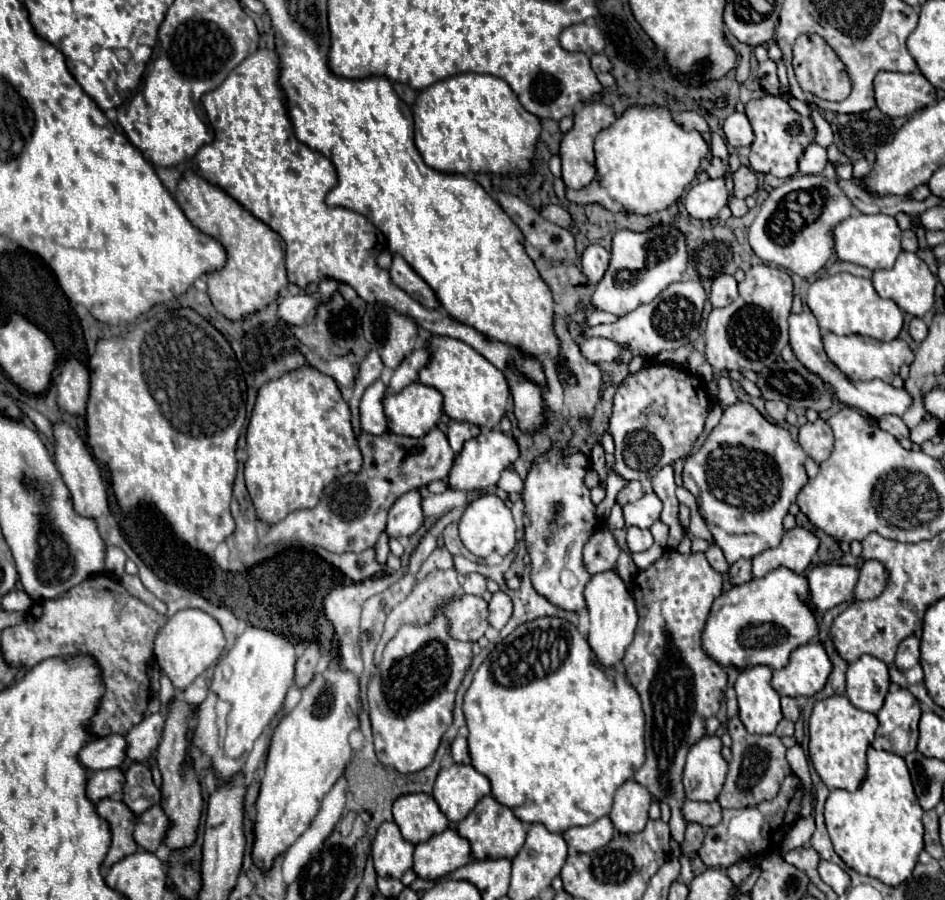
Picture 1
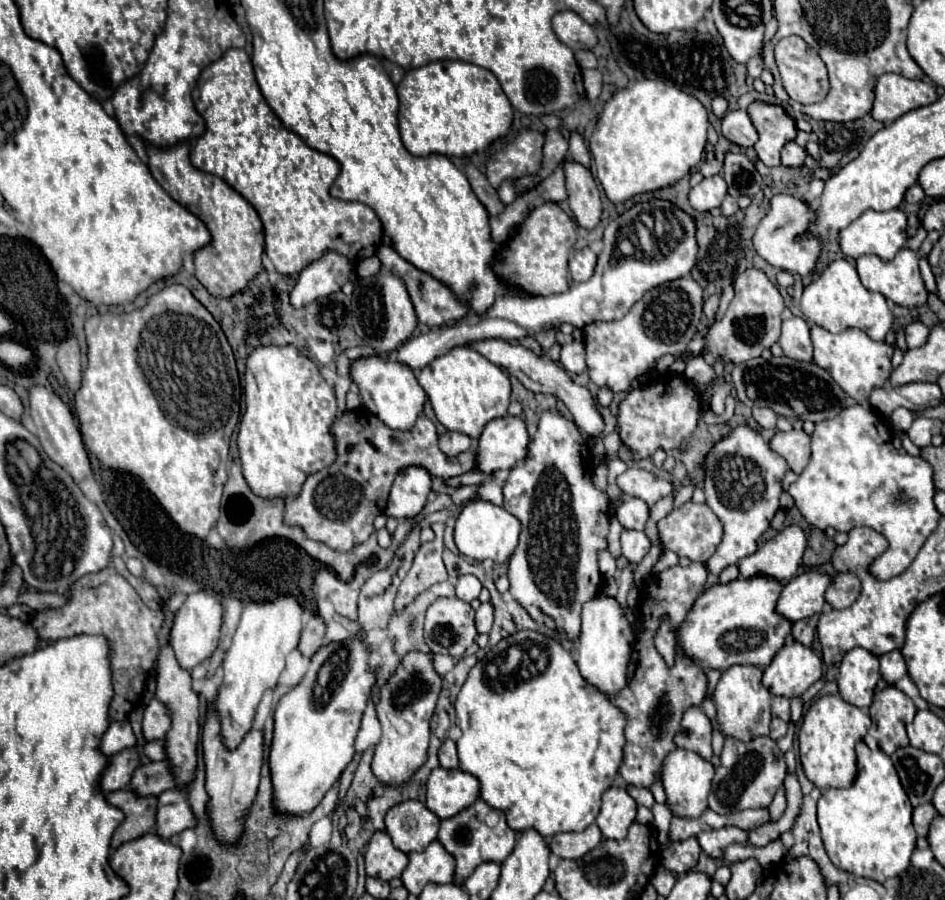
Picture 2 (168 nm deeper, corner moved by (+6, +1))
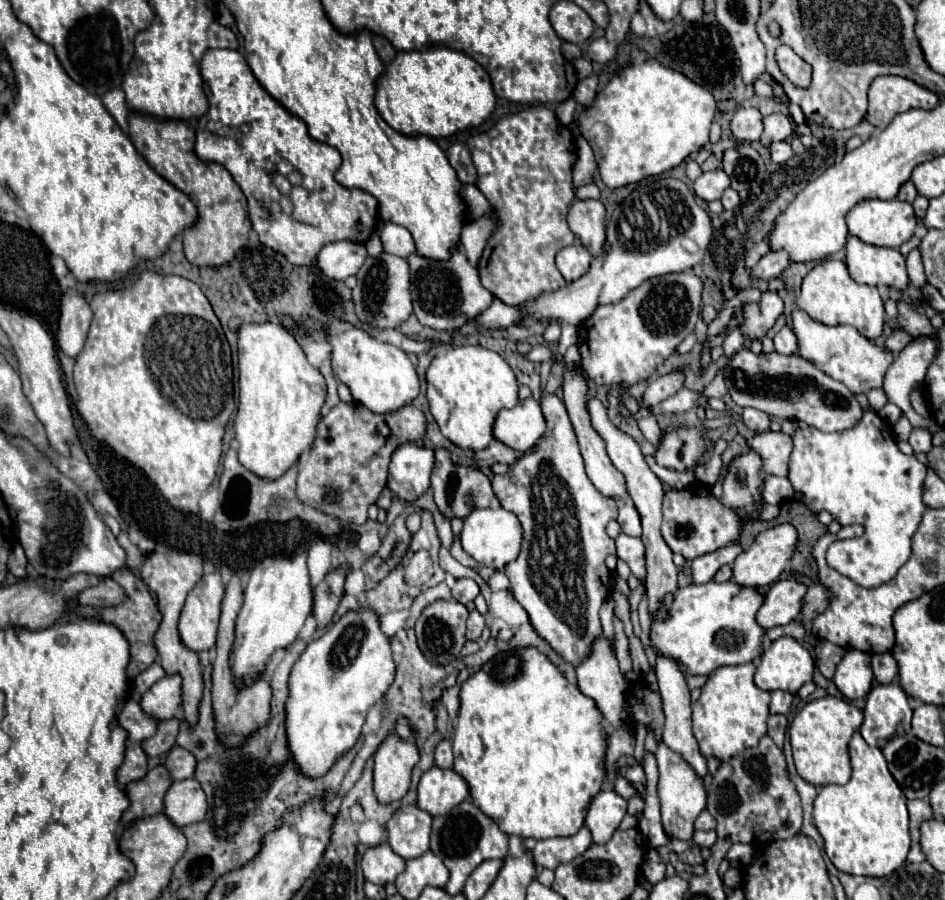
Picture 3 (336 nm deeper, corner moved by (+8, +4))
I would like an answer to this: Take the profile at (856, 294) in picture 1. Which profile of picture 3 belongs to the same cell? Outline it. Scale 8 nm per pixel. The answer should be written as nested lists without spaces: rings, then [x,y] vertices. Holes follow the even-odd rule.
[[[826,259],[820,261],[802,281],[802,293],[798,297],[798,307],[806,311],[814,321],[824,325],[852,325],[856,327],[864,337],[876,339],[882,335],[884,327],[884,305],[882,297],[876,287],[870,285],[858,285],[844,265],[844,261]]]

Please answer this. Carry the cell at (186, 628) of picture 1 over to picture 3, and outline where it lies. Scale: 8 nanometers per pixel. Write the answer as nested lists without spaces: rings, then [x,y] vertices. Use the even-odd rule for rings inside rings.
[[[210,573],[190,591],[182,615],[180,615],[180,637],[192,651],[212,649],[216,643],[220,603],[224,597],[224,583],[220,573]]]

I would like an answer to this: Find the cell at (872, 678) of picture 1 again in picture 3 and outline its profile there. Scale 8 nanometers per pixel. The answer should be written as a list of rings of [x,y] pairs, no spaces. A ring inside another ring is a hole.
[[[856,649],[848,651],[836,667],[834,683],[838,691],[850,701],[866,697],[868,691],[872,689],[872,681],[874,675],[870,667],[870,655],[864,651],[856,651]]]

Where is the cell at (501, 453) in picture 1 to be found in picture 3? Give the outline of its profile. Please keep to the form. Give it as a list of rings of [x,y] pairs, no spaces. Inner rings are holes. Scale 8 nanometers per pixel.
[[[528,397],[512,409],[502,409],[494,423],[494,437],[504,445],[528,451],[544,435],[546,421],[540,409],[540,401]]]

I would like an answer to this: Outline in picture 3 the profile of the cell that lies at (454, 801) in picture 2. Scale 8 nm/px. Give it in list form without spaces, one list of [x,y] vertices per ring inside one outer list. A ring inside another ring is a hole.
[[[432,767],[432,771],[426,771],[420,777],[416,807],[436,817],[446,815],[450,809],[454,809],[468,797],[468,785],[454,769]]]

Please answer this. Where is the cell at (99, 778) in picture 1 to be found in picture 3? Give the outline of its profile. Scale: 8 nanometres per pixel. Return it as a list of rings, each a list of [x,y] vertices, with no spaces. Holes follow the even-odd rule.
[[[128,747],[124,755],[124,763],[118,769],[118,785],[126,787],[128,783],[142,779],[148,773],[148,759],[140,747]]]

